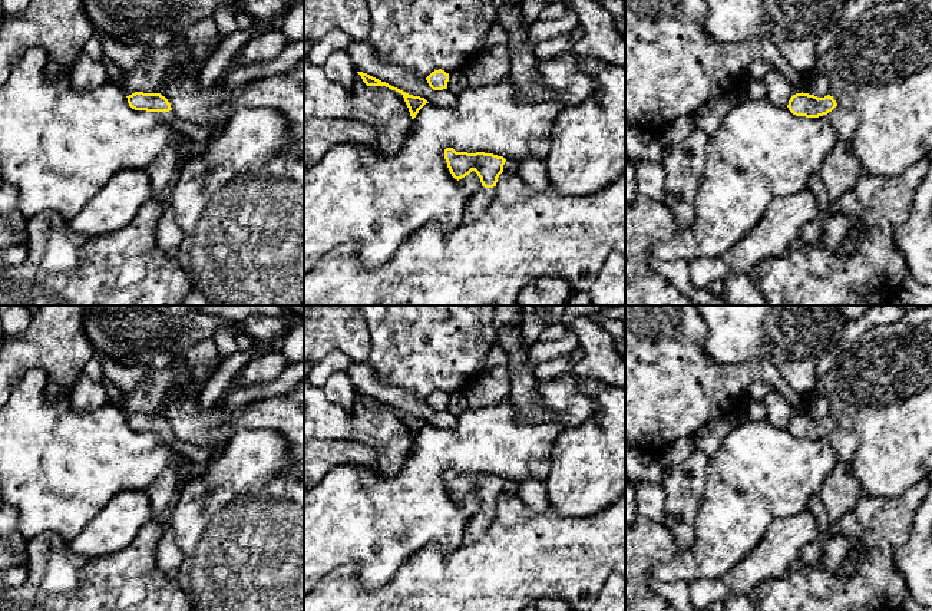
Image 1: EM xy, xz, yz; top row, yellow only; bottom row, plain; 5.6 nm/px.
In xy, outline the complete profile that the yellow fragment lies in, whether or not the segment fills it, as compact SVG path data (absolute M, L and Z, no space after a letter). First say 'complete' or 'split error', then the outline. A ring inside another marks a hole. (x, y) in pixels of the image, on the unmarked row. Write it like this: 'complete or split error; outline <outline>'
split error; outline M135 413L126 419L129 427L135 432L156 433L159 440L165 445L172 446L175 442L175 435L171 429L171 425L161 415Z

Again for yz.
split error; outline M796 415L790 419L789 432L796 437L819 439L826 436L836 452L837 462L846 468L852 463L855 449L859 445L857 436L836 425L833 417L817 419L809 415Z

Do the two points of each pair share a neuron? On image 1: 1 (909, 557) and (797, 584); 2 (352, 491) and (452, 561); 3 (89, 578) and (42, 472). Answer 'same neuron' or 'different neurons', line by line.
1: different neurons
2: different neurons
3: different neurons

